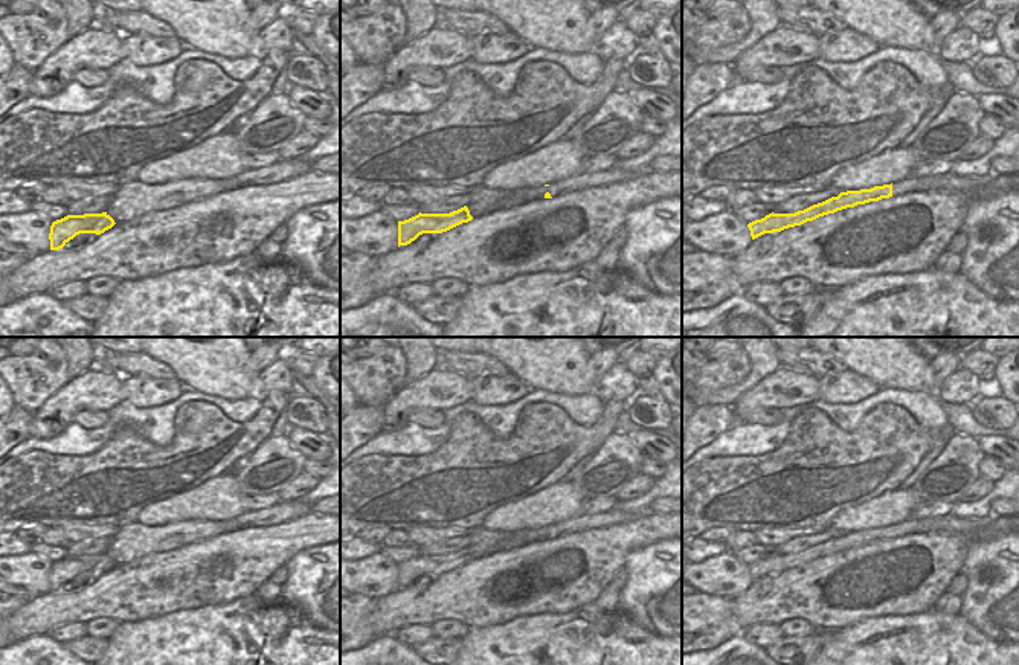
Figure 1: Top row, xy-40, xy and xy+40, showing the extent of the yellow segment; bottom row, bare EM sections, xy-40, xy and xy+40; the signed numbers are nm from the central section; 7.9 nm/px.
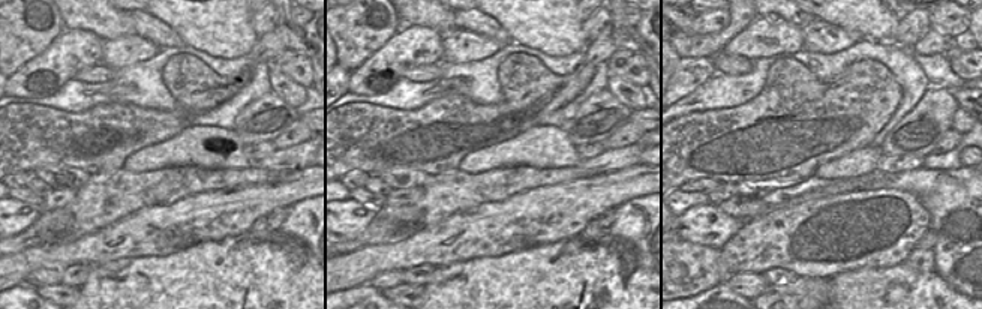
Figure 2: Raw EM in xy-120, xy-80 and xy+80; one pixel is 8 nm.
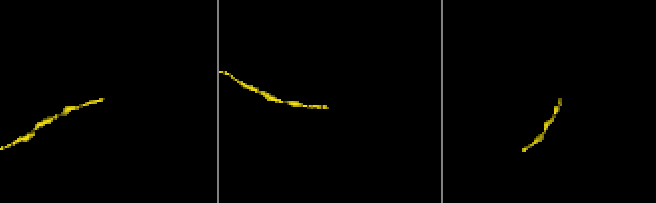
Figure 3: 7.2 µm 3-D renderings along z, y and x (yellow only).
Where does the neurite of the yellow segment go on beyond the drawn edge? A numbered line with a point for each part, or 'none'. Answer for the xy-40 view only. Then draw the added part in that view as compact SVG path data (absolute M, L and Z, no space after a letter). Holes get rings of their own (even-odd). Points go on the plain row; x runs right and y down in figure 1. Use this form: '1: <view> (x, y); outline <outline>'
none

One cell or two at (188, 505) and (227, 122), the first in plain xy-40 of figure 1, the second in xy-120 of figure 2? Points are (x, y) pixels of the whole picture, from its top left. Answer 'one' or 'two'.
two

